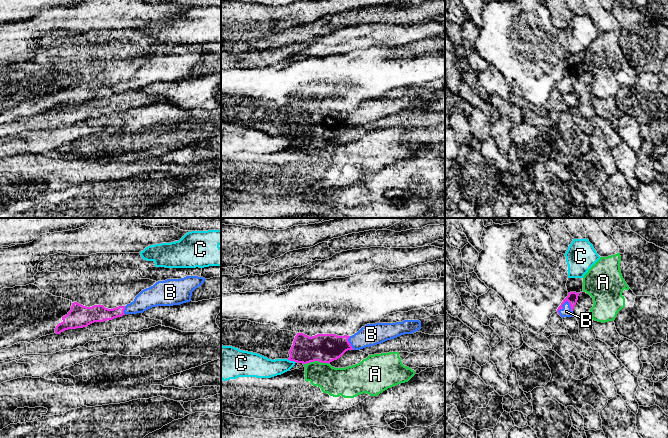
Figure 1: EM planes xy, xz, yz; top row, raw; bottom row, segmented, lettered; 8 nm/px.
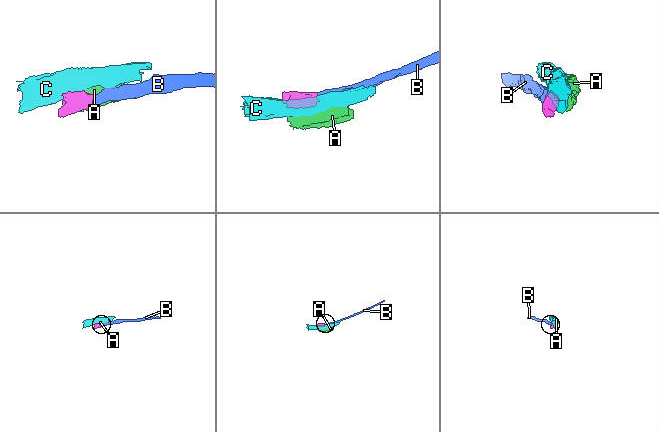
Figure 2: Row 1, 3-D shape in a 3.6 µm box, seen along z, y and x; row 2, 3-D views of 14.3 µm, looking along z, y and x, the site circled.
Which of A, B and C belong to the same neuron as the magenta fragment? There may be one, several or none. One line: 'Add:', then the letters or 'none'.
Add: B

